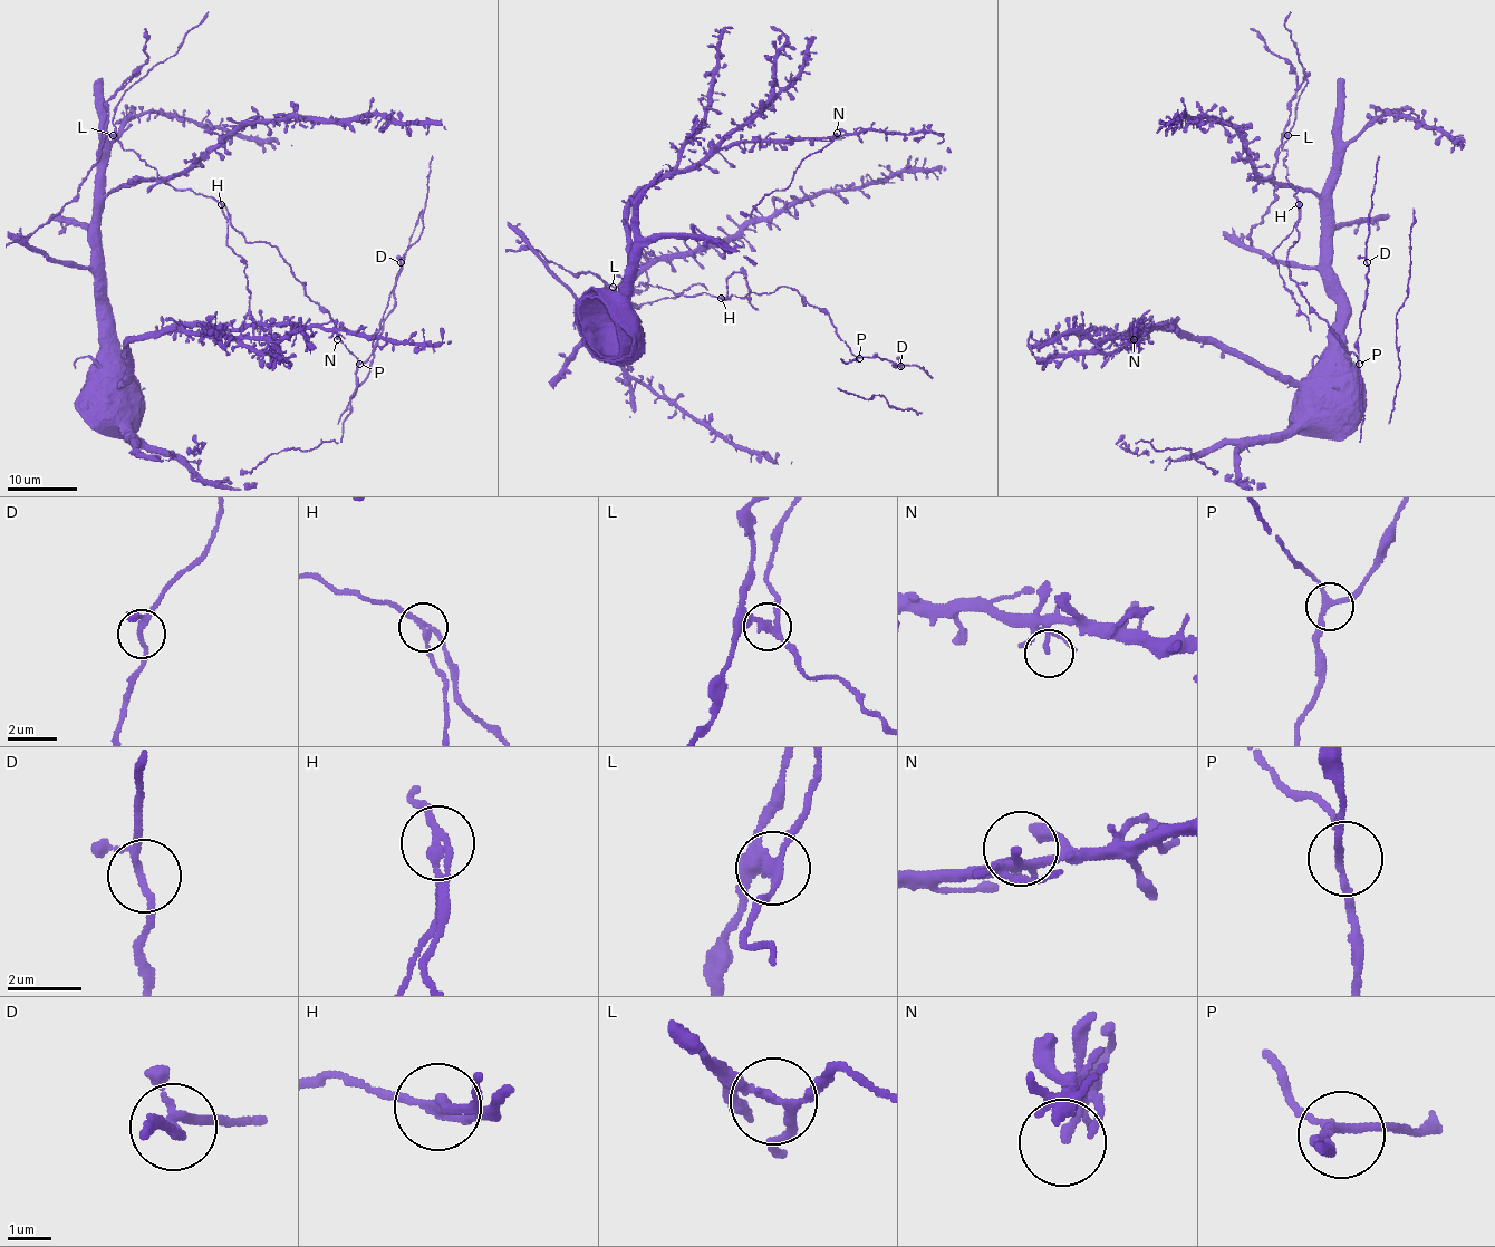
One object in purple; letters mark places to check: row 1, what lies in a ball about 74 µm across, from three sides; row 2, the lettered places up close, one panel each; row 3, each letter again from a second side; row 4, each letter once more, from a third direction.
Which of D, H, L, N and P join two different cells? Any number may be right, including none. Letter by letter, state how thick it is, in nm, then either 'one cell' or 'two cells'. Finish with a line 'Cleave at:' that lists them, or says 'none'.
D: 170 nm | one cell
H: 200 nm | two cells
L: 190 nm | two cells
N: 190 nm | one cell
P: 190 nm | one cell
Cleave at: H, L

